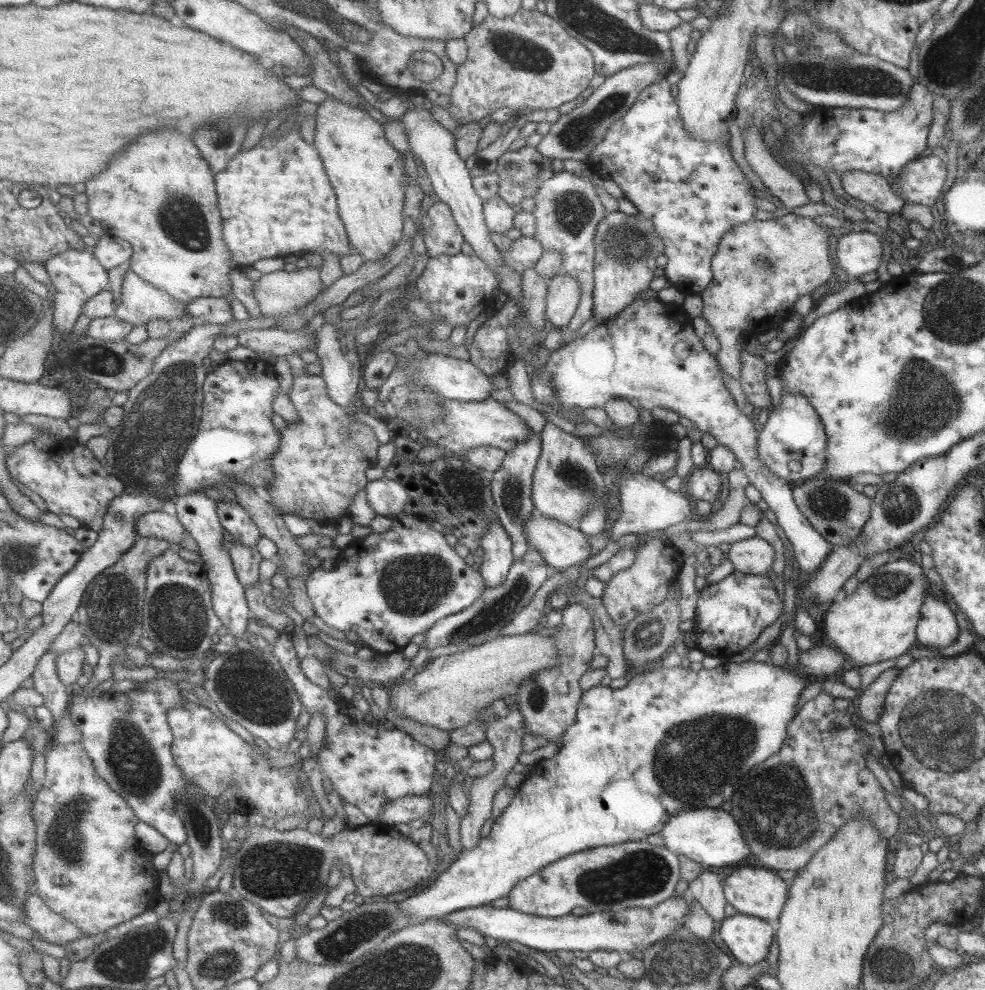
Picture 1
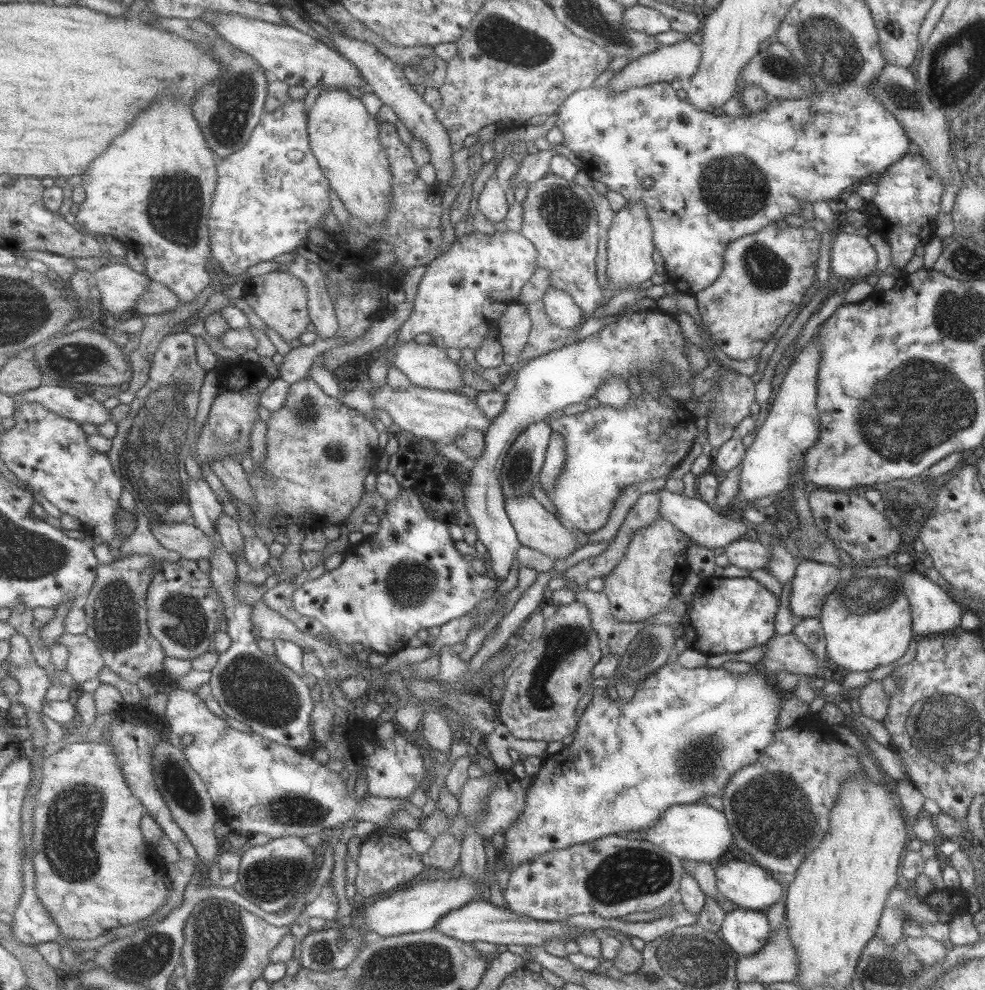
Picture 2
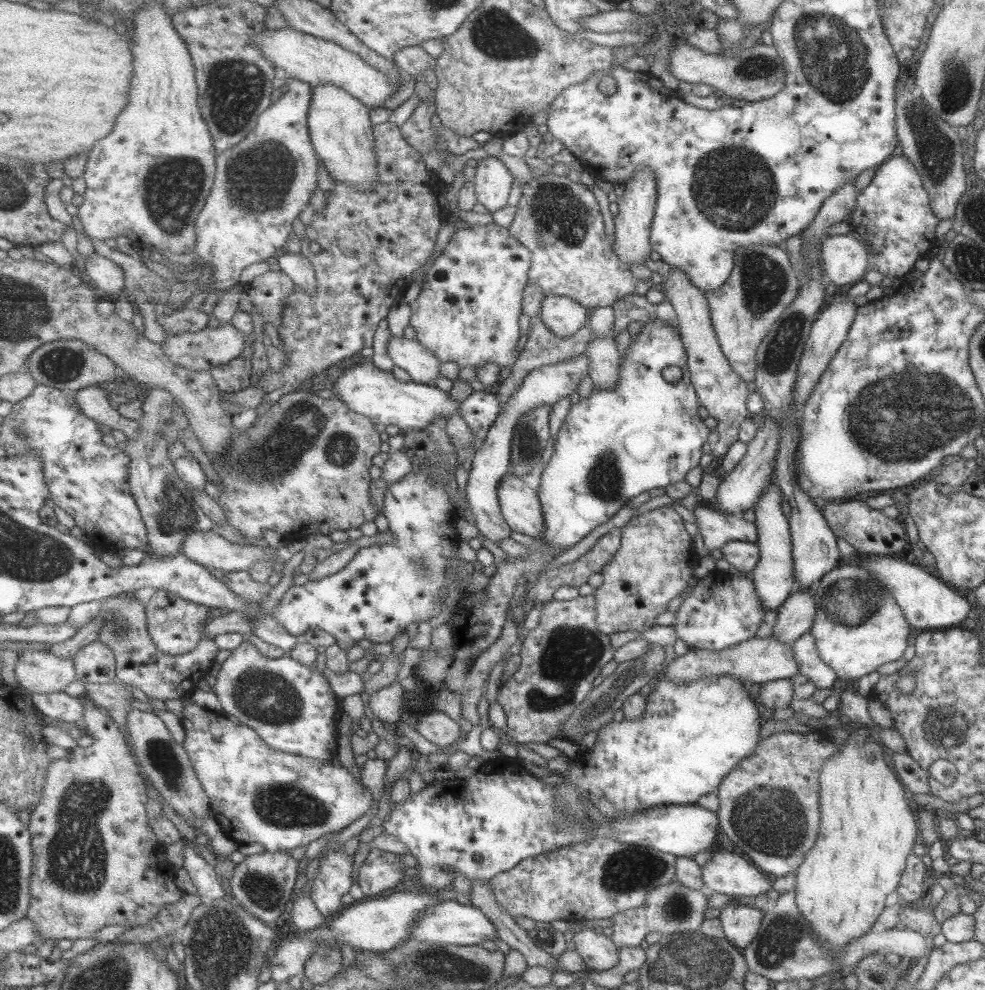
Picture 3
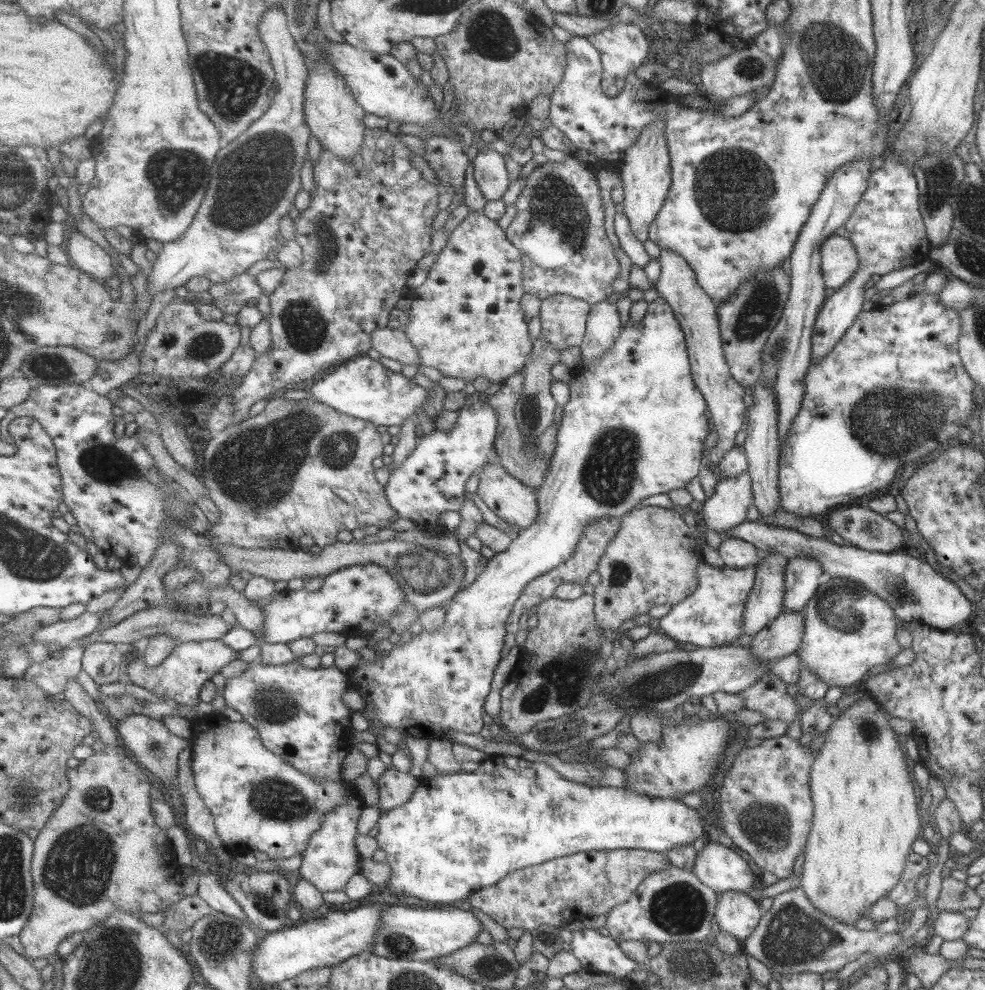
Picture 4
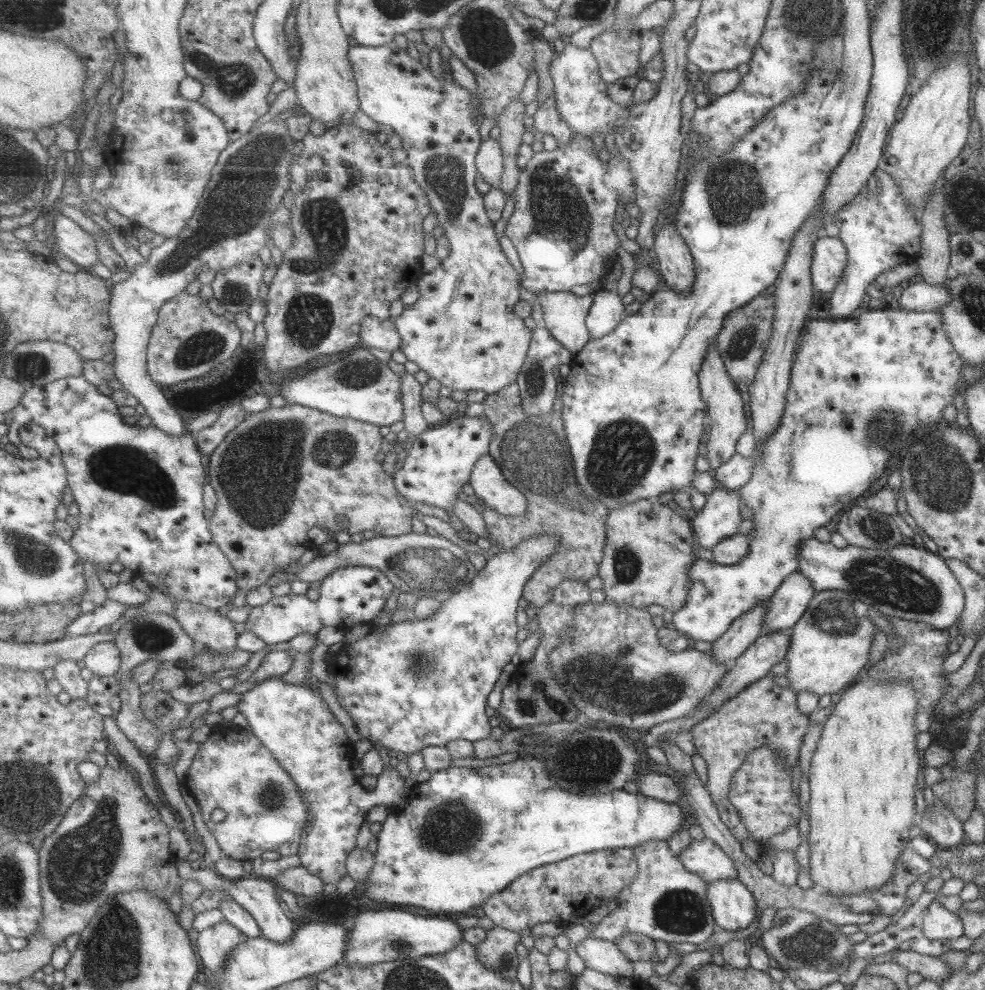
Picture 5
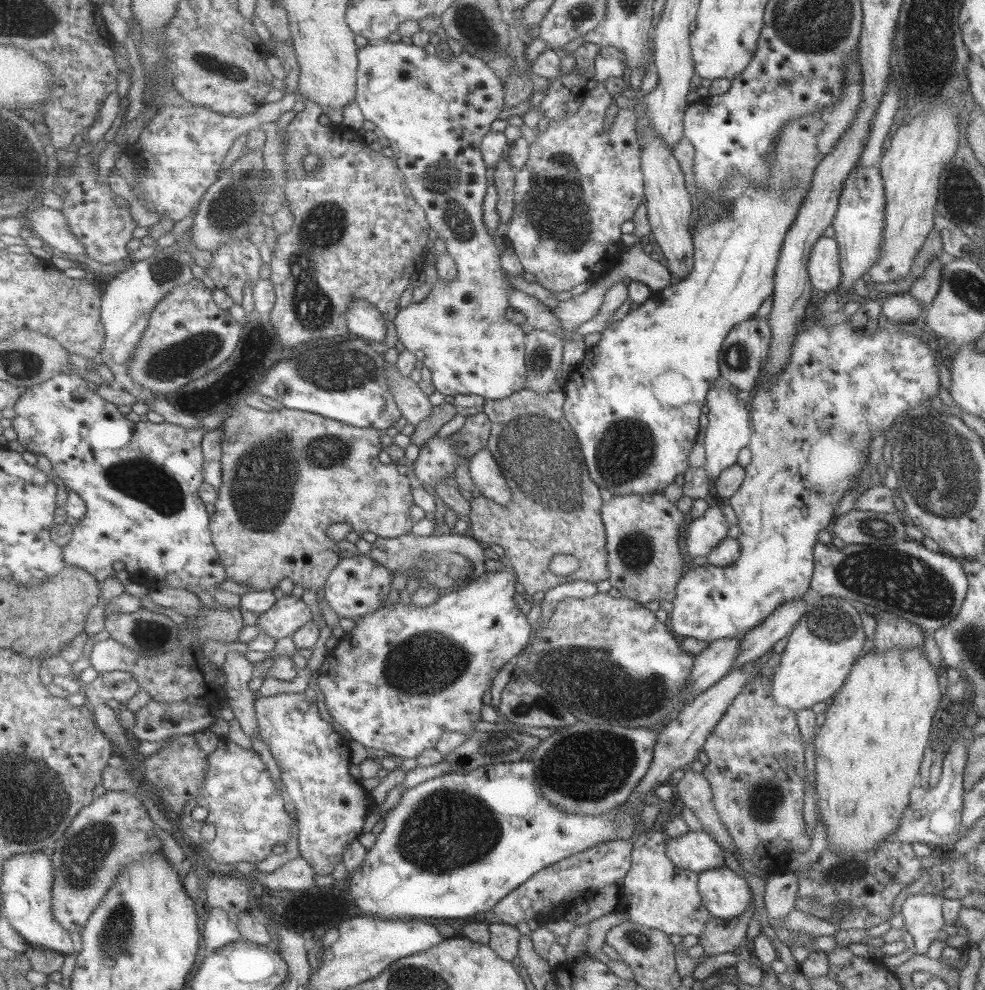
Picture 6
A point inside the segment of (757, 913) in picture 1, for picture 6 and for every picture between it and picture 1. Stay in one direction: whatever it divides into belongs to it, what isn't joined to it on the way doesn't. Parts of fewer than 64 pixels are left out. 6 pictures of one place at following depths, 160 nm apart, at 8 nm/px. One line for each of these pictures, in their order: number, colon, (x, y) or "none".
2: (749, 886)
3: (727, 873)
4: (721, 868)
5: (702, 857)
6: (696, 851)

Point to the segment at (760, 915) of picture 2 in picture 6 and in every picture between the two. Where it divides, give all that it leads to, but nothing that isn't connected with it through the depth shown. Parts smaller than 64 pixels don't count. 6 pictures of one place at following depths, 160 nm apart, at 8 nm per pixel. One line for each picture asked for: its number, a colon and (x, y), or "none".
3: (740, 923)
4: (737, 914)
5: (733, 907)
6: (725, 895)

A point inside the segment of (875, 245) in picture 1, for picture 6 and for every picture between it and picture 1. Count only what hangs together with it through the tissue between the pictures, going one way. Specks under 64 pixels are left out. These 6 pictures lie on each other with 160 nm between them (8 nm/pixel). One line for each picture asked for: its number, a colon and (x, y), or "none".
2: (851, 256)
3: (844, 258)
4: (838, 260)
5: (829, 258)
6: (823, 266)

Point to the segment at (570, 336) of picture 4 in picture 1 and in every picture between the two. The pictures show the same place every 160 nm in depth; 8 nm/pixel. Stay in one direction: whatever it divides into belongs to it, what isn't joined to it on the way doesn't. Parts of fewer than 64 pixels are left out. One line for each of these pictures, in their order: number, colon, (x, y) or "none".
1: (564, 292)
2: (562, 309)
3: (562, 315)

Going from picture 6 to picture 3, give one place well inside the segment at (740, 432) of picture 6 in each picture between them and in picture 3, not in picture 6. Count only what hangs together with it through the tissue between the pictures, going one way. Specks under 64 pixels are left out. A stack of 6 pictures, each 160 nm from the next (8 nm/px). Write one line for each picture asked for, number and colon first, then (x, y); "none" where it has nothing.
3: (721, 391)
4: (694, 311)
5: (724, 406)

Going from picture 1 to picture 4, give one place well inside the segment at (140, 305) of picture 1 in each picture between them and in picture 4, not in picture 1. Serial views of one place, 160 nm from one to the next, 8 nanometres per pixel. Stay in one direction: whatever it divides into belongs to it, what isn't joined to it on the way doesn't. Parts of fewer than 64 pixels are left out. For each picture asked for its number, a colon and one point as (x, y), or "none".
2: (122, 288)
3: (109, 278)
4: (87, 255)

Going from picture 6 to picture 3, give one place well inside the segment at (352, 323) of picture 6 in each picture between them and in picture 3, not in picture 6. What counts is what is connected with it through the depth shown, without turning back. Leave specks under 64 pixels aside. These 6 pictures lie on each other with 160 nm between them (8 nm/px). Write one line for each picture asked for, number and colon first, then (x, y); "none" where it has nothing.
3: (423, 366)
4: (396, 344)
5: (380, 333)

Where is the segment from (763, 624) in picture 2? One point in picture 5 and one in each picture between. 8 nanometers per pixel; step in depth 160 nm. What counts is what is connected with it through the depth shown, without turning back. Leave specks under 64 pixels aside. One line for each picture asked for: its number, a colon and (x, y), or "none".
3: (722, 609)
4: (711, 615)
5: (859, 387)

